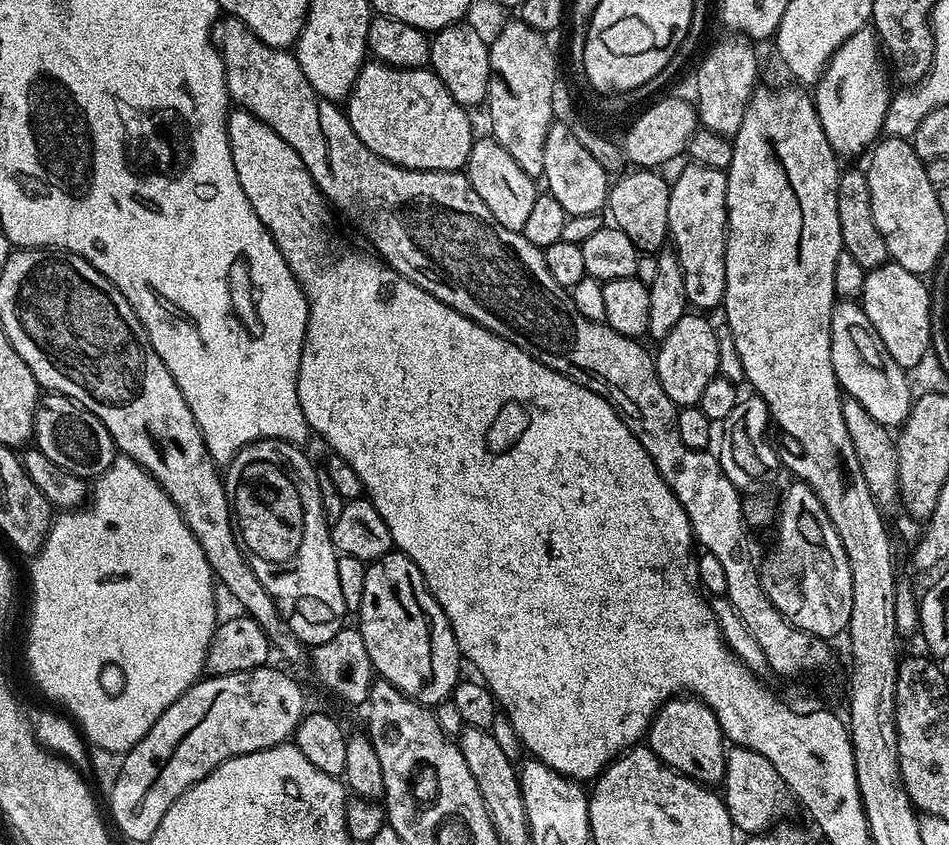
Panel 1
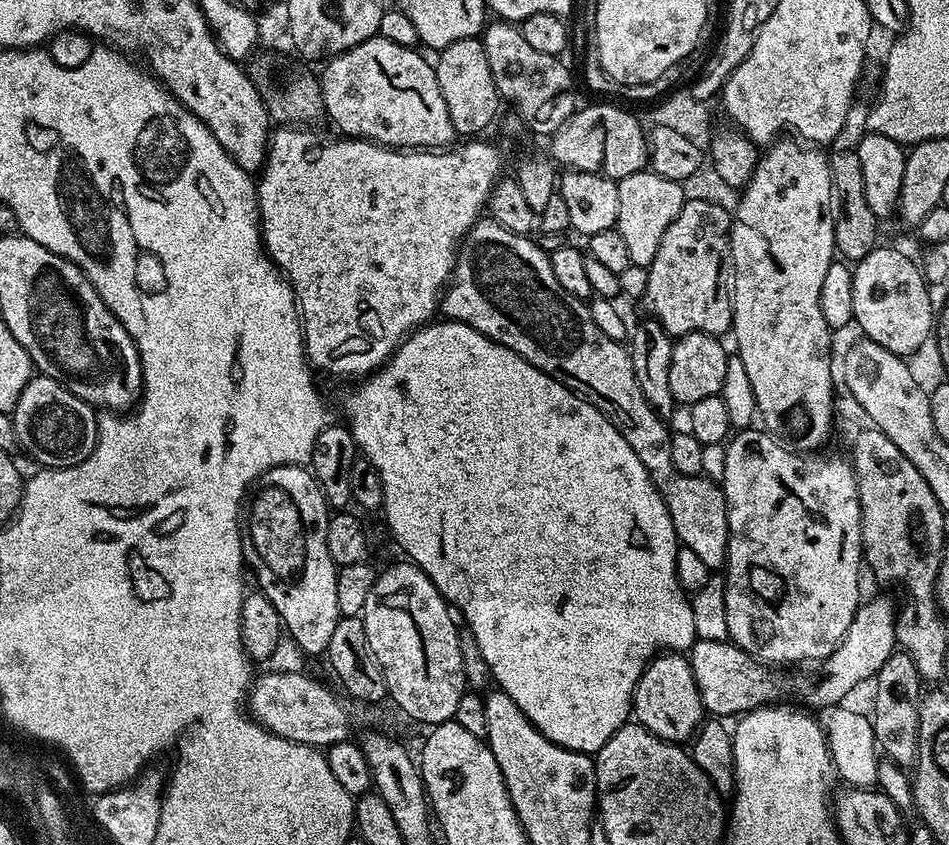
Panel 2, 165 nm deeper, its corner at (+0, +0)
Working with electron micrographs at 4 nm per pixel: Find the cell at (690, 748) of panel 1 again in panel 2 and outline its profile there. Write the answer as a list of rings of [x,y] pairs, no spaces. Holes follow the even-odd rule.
[[[664,652],[653,656],[644,668],[642,678],[638,678],[636,683],[631,715],[635,723],[671,744],[683,745],[691,741],[706,716],[704,703],[694,682],[691,659],[678,652]]]

